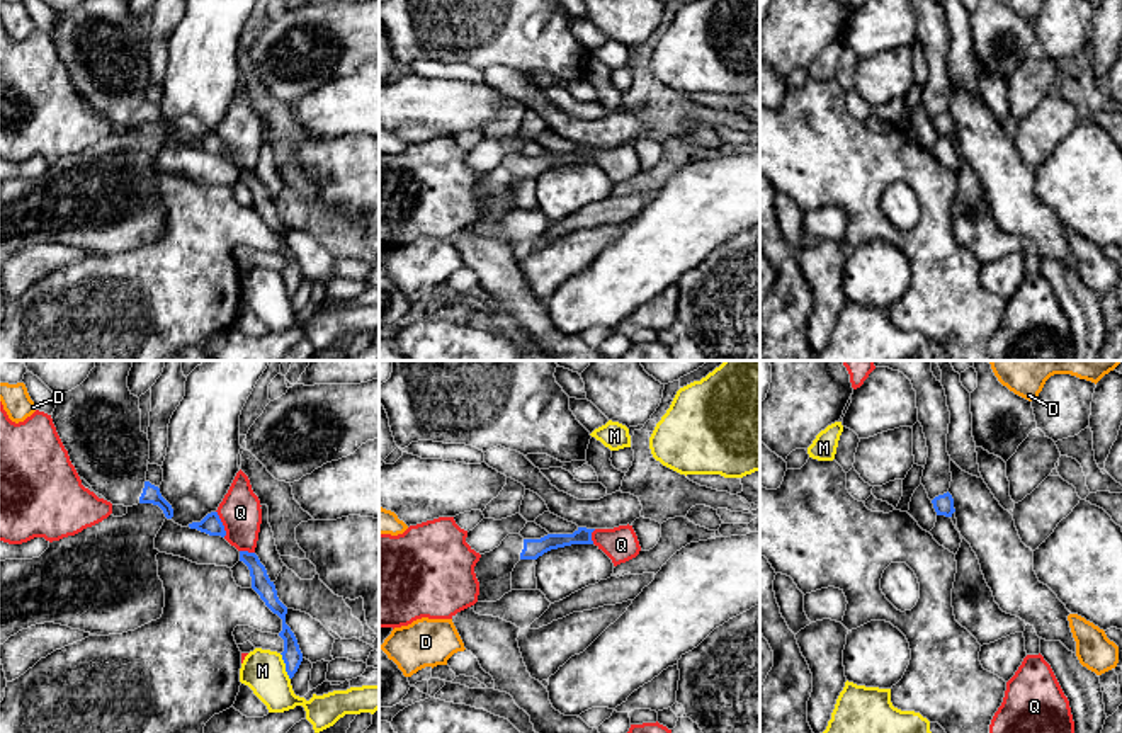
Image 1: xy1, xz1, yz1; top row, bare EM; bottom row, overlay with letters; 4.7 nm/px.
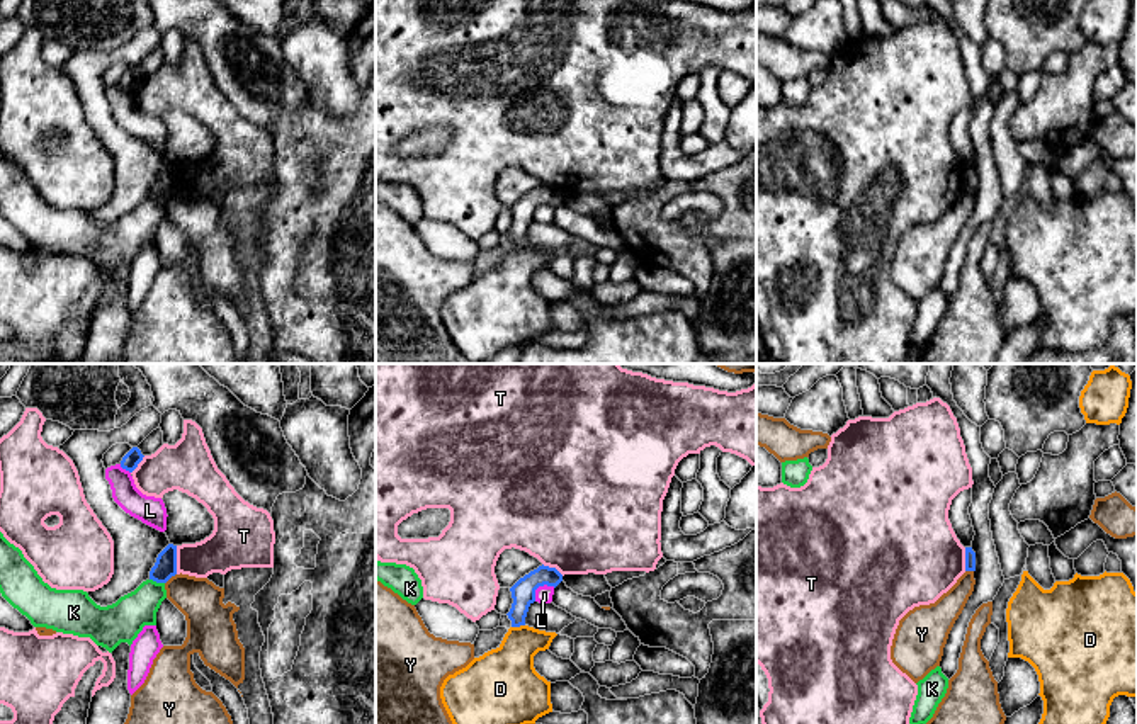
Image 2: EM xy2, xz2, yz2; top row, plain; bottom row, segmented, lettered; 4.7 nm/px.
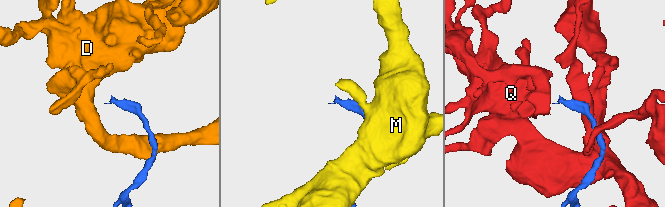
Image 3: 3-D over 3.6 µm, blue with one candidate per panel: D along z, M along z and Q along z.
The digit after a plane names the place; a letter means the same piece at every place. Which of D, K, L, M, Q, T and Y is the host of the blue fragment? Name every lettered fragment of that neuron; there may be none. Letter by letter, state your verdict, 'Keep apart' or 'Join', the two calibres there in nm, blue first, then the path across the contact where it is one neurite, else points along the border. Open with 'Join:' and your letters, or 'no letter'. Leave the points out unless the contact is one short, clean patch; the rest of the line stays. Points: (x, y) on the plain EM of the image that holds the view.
Join: no letter
D: Keep apart. Thickness 110 nm (blue) against 280 nm. Boundary: xz2 (524, 243), (512, 247)
K: Keep apart. Thickness 110 nm (blue) against 190 nm. Boundary: xy2 (150, 197), (164, 203)
L: Keep apart. Thickness 110 nm (blue) against 80 nm
M: Keep apart. Thickness 90 nm (blue) against 200 nm
Q: Keep apart. Thickness 100 nm (blue) against 200 nm. Boundary: xy1 (216, 130), (225, 155)
T: Keep apart. Thickness 110 nm (blue) against 200 nm
Y: Keep apart. Thickness 110 nm (blue) against 200 nm

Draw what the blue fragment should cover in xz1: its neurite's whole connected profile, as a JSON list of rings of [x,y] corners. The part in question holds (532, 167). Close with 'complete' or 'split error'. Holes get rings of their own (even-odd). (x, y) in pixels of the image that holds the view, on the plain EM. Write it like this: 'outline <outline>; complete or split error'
outline [[[578,146],[573,153],[547,153],[541,158],[524,158],[508,153],[498,167],[481,173],[474,185],[479,201],[478,221],[496,221],[512,211],[512,190],[520,179],[537,179],[544,172],[571,163],[593,163],[595,148]]]; split error

